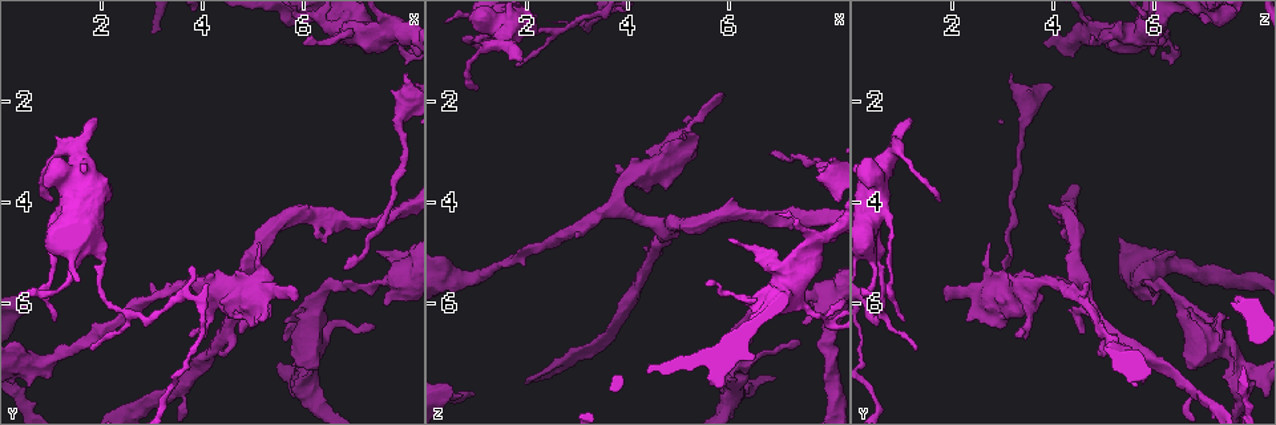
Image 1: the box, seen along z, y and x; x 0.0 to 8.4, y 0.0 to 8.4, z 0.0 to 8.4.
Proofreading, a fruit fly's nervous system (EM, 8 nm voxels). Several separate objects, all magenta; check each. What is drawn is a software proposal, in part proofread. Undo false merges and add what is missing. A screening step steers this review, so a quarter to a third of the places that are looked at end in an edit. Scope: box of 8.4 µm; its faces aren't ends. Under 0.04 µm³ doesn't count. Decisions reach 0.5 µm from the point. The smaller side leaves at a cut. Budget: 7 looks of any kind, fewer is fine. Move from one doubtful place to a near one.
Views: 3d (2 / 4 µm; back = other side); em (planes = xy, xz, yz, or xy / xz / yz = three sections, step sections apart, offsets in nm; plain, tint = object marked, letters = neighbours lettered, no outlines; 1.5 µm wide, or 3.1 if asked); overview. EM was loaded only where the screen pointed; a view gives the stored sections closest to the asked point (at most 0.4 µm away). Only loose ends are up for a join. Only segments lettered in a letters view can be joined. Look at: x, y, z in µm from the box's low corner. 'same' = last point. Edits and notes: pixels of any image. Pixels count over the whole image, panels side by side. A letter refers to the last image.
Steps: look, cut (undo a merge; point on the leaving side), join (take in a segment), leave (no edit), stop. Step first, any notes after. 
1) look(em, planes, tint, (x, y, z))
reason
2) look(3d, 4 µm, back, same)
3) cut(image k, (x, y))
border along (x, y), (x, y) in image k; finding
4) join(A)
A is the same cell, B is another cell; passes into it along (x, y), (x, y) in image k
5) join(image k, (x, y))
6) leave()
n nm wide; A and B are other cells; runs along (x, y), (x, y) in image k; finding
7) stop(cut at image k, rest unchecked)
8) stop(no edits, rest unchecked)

look(em, xz, step 4, letters, (1.95, 2.40, 1.25))
branch stops here

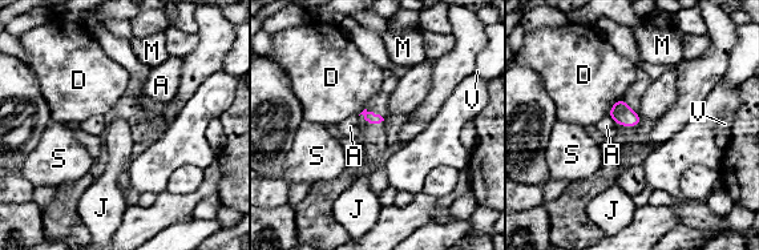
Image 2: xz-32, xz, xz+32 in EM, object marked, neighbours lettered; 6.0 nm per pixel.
join(J)
J is the same cell, A, D, M, S and V are other cells; passes into it along (620, 112), (628, 125), (628, 148) in image 2; the cell continues

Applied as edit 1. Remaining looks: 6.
look(3d, 4 µm, (1.00, 4.00, 1.85))
an open end

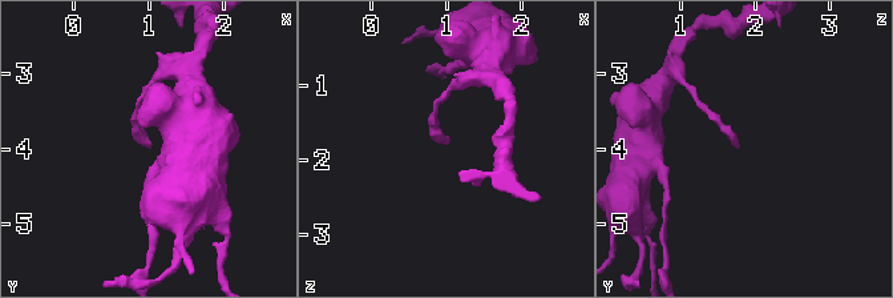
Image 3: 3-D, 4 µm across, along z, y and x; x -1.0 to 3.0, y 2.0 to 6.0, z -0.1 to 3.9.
look(em, planes, letters, (0.95, 3.95, 1.80))
need the tissue

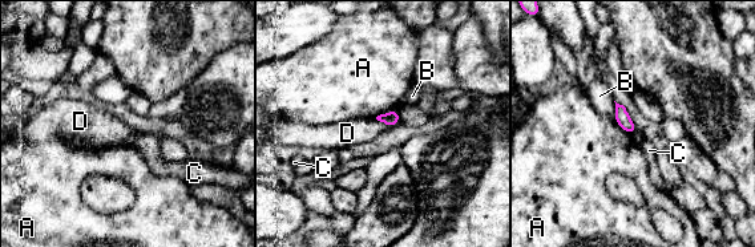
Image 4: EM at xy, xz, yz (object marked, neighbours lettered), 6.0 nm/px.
leave()
90 nm wide; A, B, C and D are other cells; border along (376, 118), (387, 126) in image 4; none of them fits

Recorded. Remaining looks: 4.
look(em, planes, letters, (4.75, 6.55, 4.55))
branch stops here

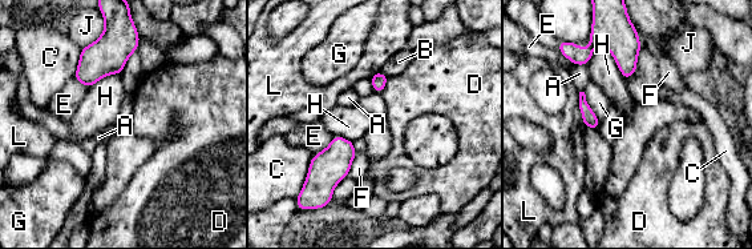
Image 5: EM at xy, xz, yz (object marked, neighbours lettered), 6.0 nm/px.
leave()
H touches over 280 nm; A, B, C, D, E, F, G, H, J and L are other cells; border along (578, 92), (581, 120), (586, 127) in image 5; no lettered segment goes on from it

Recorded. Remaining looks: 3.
stop(join at image 2, rest unchecked)

